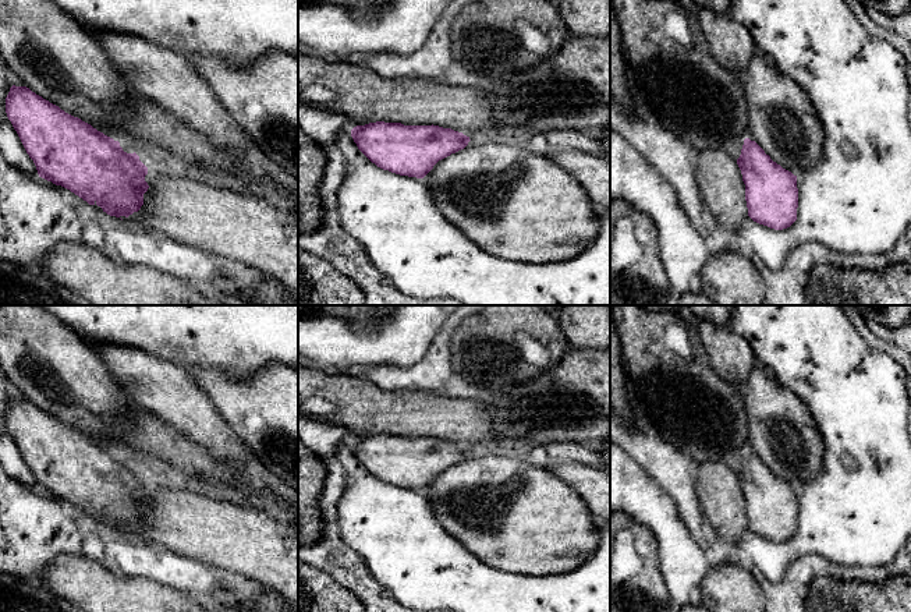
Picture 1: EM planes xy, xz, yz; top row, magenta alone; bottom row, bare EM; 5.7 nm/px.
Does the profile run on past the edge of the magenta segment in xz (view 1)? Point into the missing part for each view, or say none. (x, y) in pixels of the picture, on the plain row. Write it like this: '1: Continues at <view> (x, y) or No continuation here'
1: No continuation here

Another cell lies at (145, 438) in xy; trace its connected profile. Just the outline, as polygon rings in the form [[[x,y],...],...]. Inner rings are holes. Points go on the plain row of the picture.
[[[135,404],[125,413],[110,441],[121,454],[137,463],[153,466],[177,482],[215,494],[234,491],[234,478],[241,474],[215,460],[206,449]]]

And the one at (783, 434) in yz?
[[[761,364],[741,392],[748,413],[748,450],[798,488],[822,468],[825,443],[807,404]]]

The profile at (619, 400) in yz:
[[[610,312],[610,407],[616,411],[623,425],[635,429],[637,421],[631,413],[627,385],[621,364],[621,343]]]

